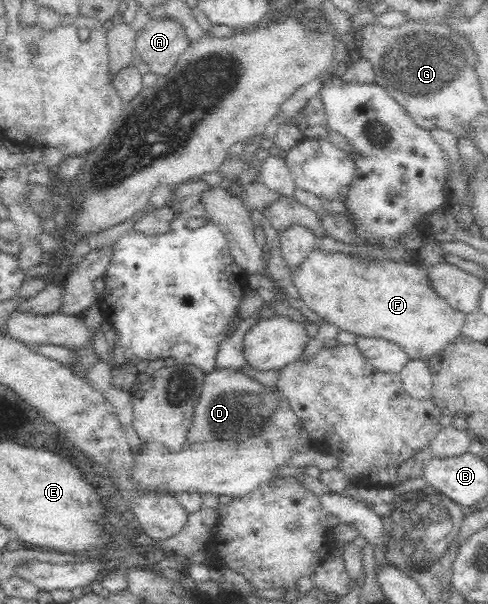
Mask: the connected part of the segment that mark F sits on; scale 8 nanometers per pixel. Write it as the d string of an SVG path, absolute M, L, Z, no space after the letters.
M315 248L308 253L304 262L292 274L293 284L304 304L326 322L358 336L375 336L401 346L411 360L427 361L450 344L456 344L462 336L462 327L467 314L452 308L429 281L427 267L422 262L397 263L389 259L362 263L356 255L340 251L326 252Z

